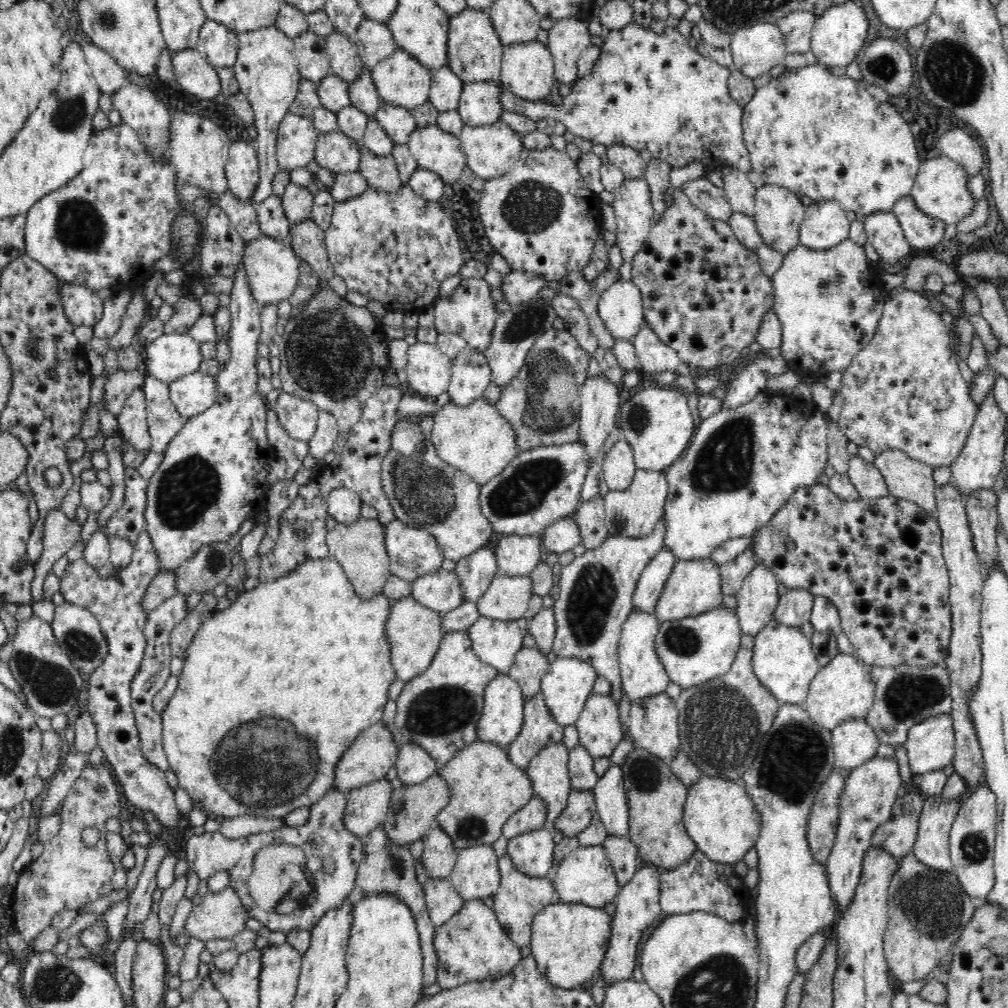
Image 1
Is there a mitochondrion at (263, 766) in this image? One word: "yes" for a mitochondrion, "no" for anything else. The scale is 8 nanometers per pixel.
yes

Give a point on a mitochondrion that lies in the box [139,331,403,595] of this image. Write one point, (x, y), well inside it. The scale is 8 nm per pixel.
(186, 489)

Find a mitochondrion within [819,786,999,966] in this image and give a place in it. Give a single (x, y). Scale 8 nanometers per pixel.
(933, 903)

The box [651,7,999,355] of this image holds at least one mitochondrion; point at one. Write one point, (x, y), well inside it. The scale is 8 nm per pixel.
(952, 71)

